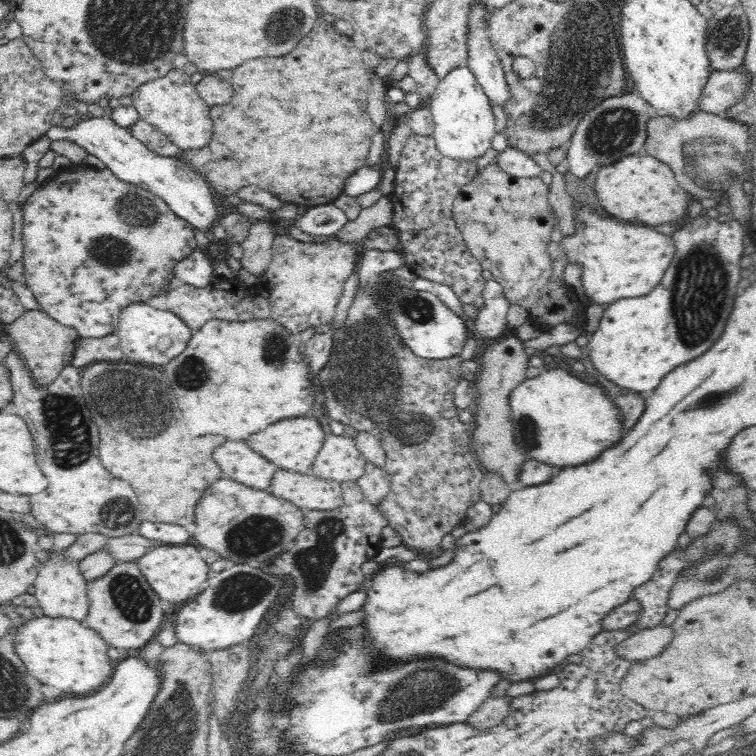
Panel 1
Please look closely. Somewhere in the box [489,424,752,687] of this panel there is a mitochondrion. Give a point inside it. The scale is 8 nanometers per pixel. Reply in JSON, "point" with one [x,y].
{"point":[716,576]}

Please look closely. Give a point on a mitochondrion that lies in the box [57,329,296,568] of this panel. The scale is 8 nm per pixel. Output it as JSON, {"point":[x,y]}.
{"point":[135,421]}

